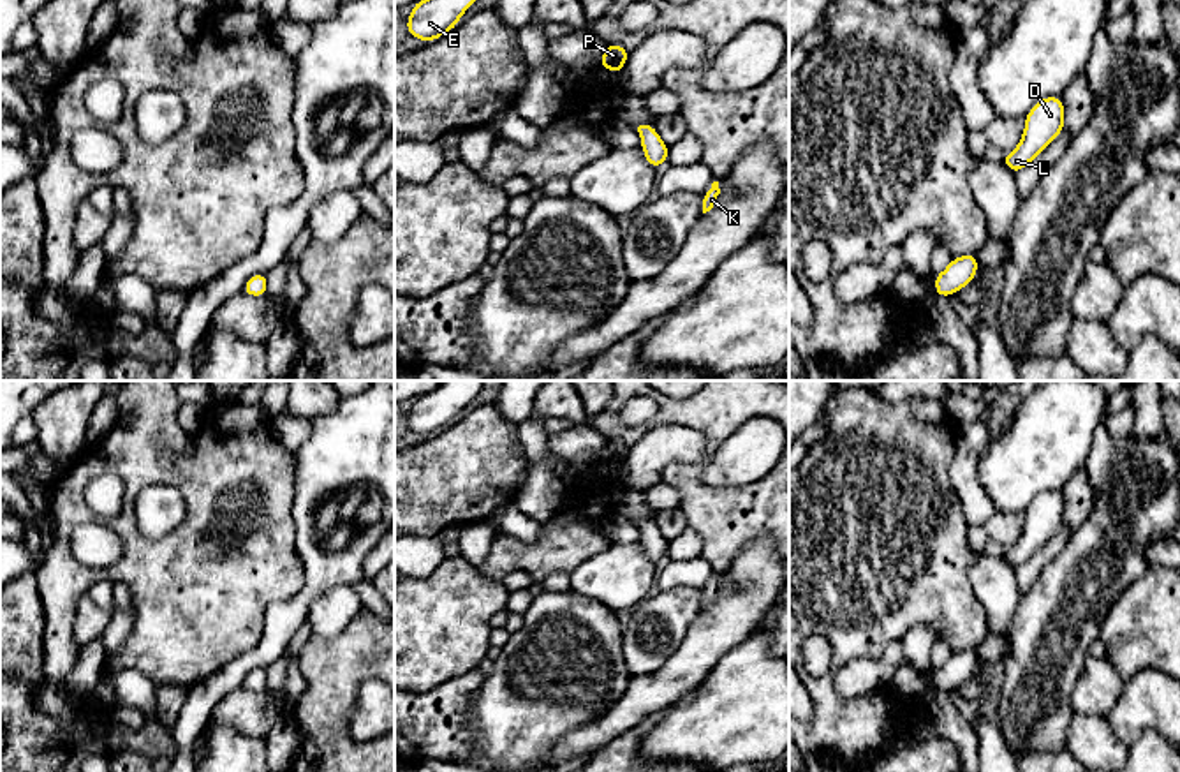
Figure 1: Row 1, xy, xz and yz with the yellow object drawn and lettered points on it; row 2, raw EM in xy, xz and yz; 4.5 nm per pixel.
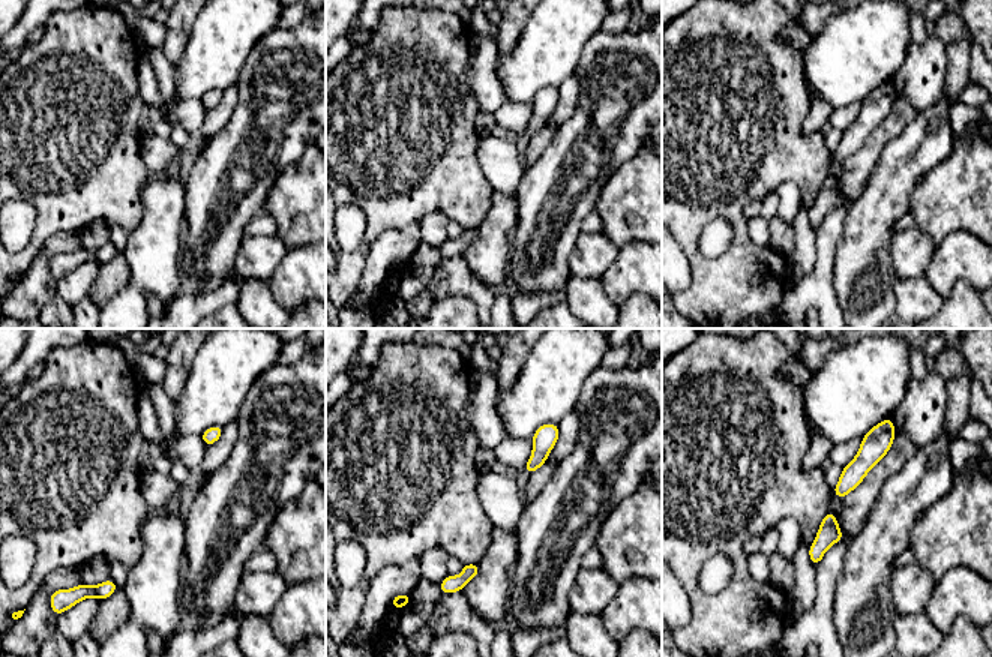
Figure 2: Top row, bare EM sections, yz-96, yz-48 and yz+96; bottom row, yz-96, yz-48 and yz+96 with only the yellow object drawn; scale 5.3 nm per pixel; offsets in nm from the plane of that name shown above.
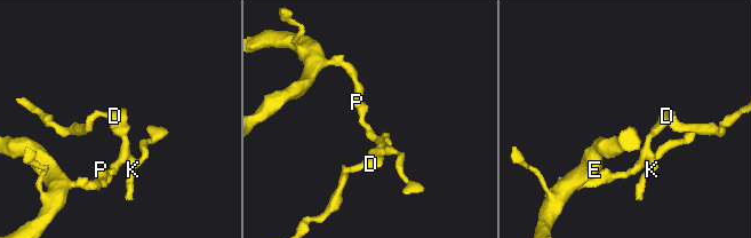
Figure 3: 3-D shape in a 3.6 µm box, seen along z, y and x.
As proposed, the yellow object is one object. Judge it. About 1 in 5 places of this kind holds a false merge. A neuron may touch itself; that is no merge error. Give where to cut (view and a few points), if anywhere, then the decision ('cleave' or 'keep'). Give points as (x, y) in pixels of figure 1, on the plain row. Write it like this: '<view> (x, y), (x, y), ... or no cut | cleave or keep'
no cut | keep

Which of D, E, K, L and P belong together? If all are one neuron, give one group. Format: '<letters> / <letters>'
D E K L P

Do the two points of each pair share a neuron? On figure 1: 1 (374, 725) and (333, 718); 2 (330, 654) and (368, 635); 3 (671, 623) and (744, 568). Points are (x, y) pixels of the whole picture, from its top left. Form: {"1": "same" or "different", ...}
{"1": "different", "2": "same", "3": "different"}

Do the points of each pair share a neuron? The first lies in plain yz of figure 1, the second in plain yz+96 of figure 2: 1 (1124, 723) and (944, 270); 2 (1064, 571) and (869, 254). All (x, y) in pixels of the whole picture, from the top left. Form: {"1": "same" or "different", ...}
{"1": "same", "2": "same"}

